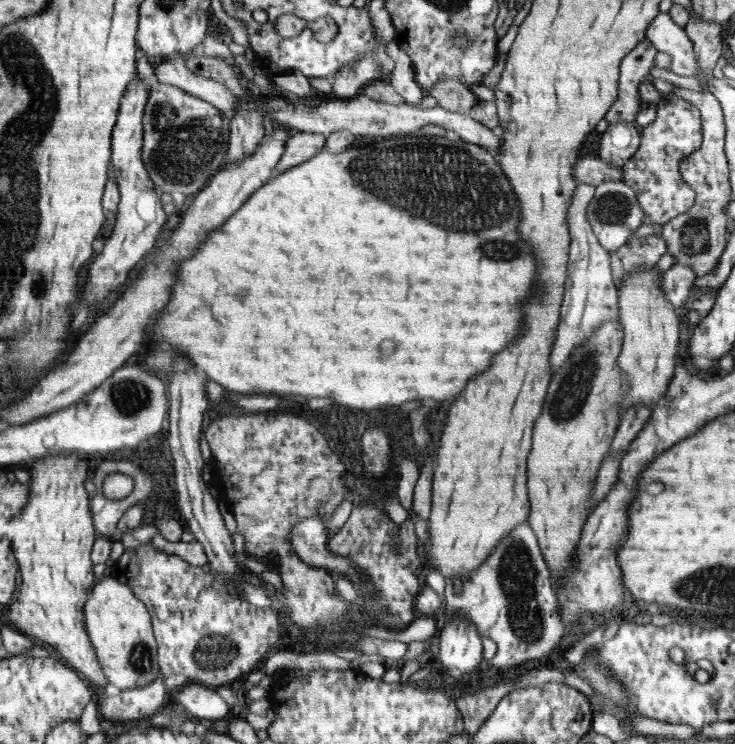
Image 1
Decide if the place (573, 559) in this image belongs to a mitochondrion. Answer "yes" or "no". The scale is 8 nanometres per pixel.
no

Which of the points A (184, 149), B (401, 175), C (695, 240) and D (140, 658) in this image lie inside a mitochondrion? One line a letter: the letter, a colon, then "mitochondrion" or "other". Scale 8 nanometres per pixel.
A: mitochondrion
B: mitochondrion
C: mitochondrion
D: mitochondrion

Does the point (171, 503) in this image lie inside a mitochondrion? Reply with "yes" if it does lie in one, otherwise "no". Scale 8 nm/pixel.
no

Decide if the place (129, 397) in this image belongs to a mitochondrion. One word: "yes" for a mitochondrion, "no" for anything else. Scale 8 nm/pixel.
yes

